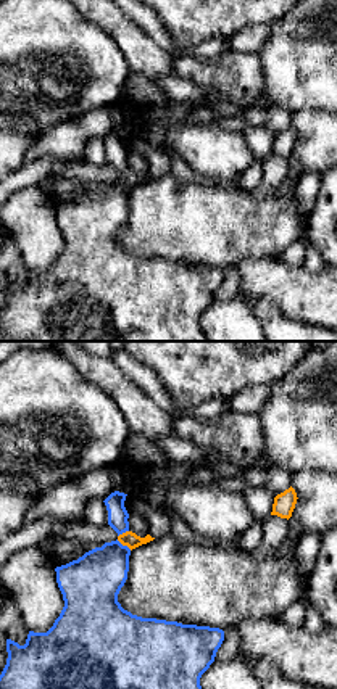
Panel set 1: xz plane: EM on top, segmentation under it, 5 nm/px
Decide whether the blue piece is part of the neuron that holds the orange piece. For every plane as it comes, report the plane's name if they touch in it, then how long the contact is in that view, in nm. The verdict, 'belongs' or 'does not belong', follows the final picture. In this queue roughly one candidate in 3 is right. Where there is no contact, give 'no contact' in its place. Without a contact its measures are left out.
meets orange in xz; contact 90 nm long

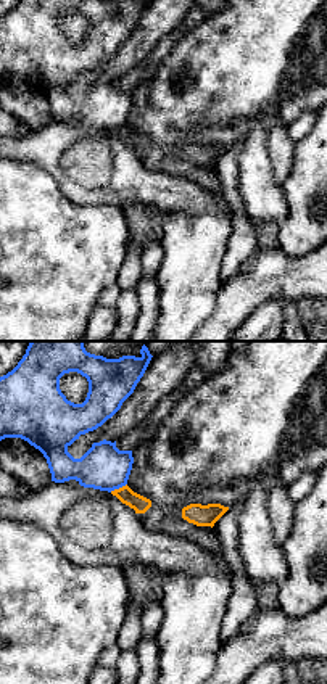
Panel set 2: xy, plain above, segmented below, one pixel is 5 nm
meets orange in xy; contact 100 nm long

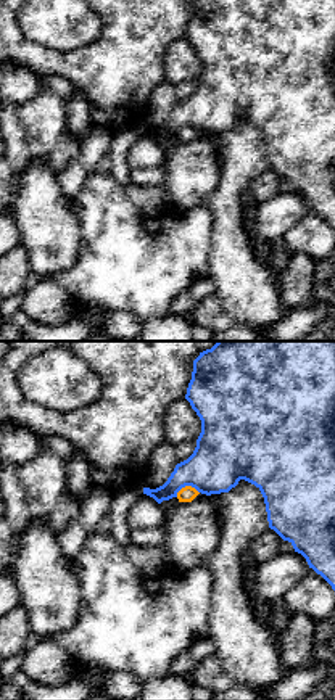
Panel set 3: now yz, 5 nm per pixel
meets orange in yz; contact 120 nm long

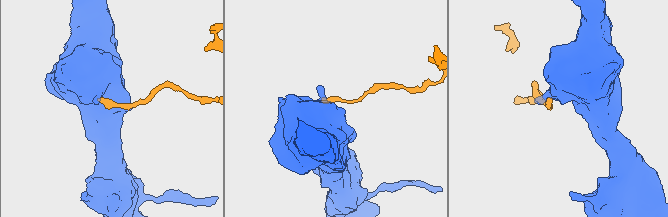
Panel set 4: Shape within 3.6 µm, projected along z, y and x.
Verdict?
does not belong

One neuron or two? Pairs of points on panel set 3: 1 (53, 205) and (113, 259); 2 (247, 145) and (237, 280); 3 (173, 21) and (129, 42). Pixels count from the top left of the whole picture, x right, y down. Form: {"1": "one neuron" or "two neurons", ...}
{"1": "two neurons", "2": "one neuron", "3": "one neuron"}

